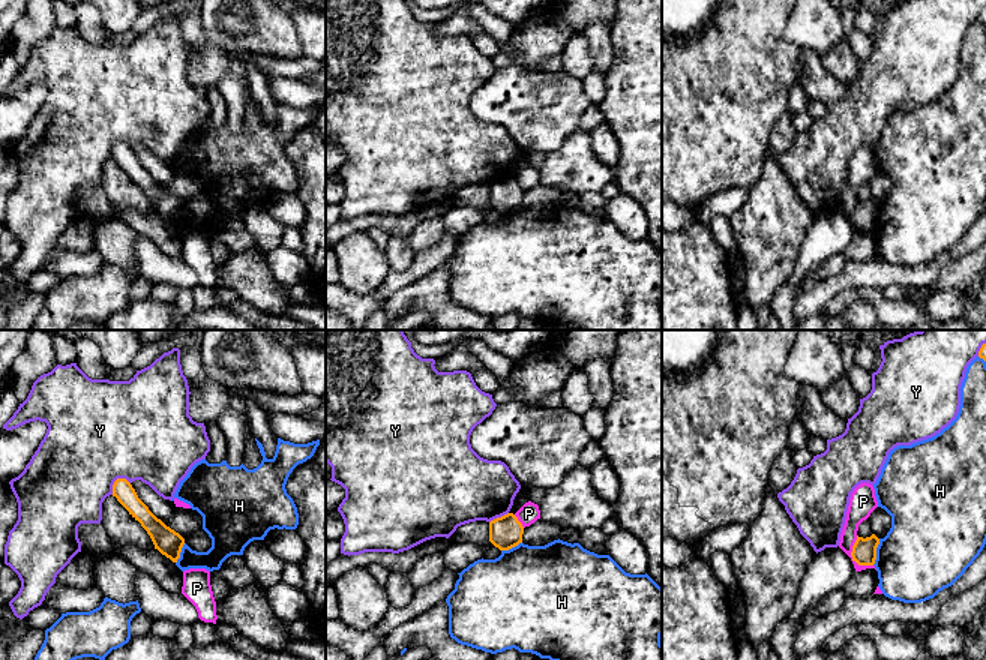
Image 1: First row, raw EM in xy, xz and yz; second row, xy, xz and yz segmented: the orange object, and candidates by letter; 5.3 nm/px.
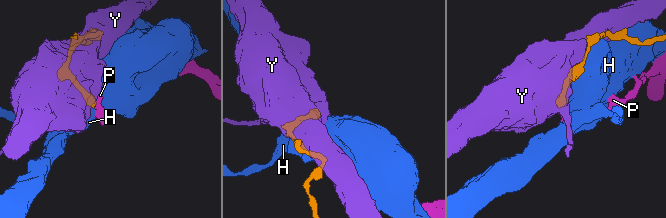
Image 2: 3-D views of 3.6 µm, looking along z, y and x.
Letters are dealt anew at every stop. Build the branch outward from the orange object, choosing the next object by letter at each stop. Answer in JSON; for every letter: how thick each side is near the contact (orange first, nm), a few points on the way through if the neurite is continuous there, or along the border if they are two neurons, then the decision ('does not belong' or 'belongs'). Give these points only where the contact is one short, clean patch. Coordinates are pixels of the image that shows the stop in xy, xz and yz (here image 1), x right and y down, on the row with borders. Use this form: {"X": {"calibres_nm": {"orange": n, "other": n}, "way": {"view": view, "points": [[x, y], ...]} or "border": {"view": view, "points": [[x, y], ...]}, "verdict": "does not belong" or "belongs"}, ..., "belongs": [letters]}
{"H": {"calibres_nm": {"orange": 130, "other": 440}, "verdict": "does not belong"}, "P": {"calibres_nm": {"orange": 130, "other": 120}, "border": {"view": "yz", "points": [[856, 536], [851, 557], [859, 564], [872, 566]]}, "verdict": "does not belong"}, "Y": {"calibres_nm": {"orange": 110, "other": 480}, "verdict": "does not belong"}, "belongs": []}

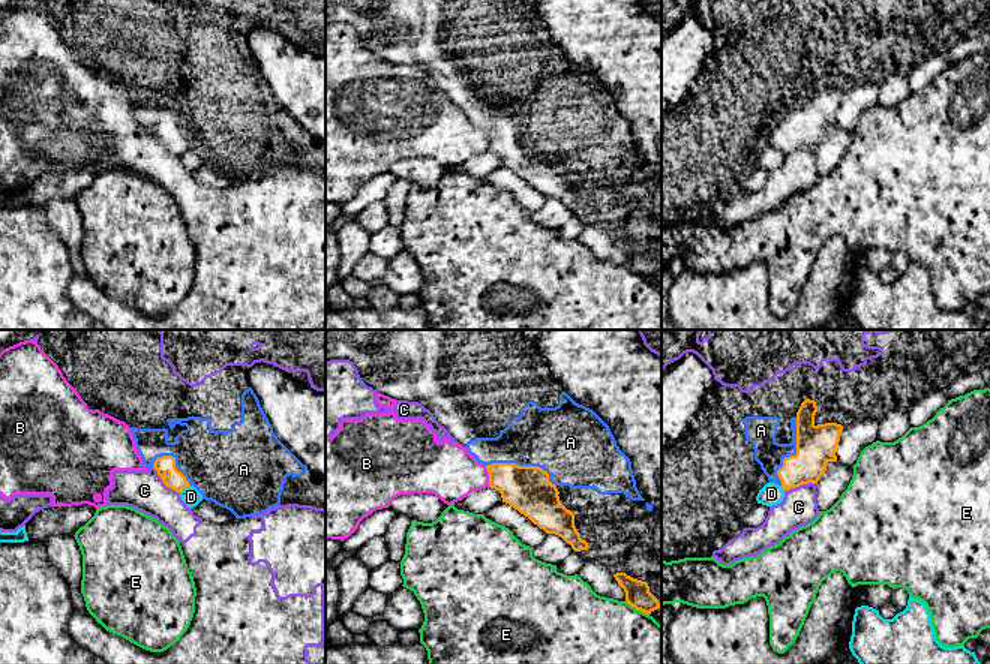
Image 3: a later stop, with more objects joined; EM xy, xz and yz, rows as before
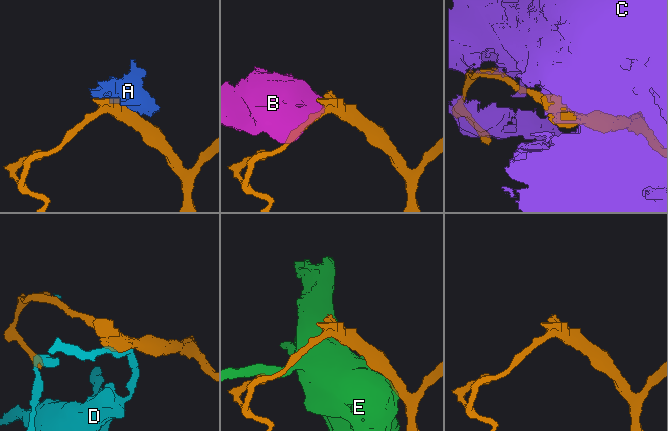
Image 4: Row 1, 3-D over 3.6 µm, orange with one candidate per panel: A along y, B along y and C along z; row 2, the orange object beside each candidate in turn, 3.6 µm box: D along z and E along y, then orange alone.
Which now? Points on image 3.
{"A": {"calibres_nm": {"orange": 240, "other": 380}, "verdict": "belongs"}, "B": {"calibres_nm": {"orange": 240, "other": 300}, "verdict": "does not belong"}, "C": {"calibres_nm": {"orange": 100, "other": 220}, "verdict": "does not belong"}, "D": {"calibres_nm": {"orange": 100, "other": 100}, "verdict": "does not belong"}, "E": {"calibres_nm": {"orange": 140, "other": 360}, "verdict": "does not belong"}, "belongs": ["A"]}

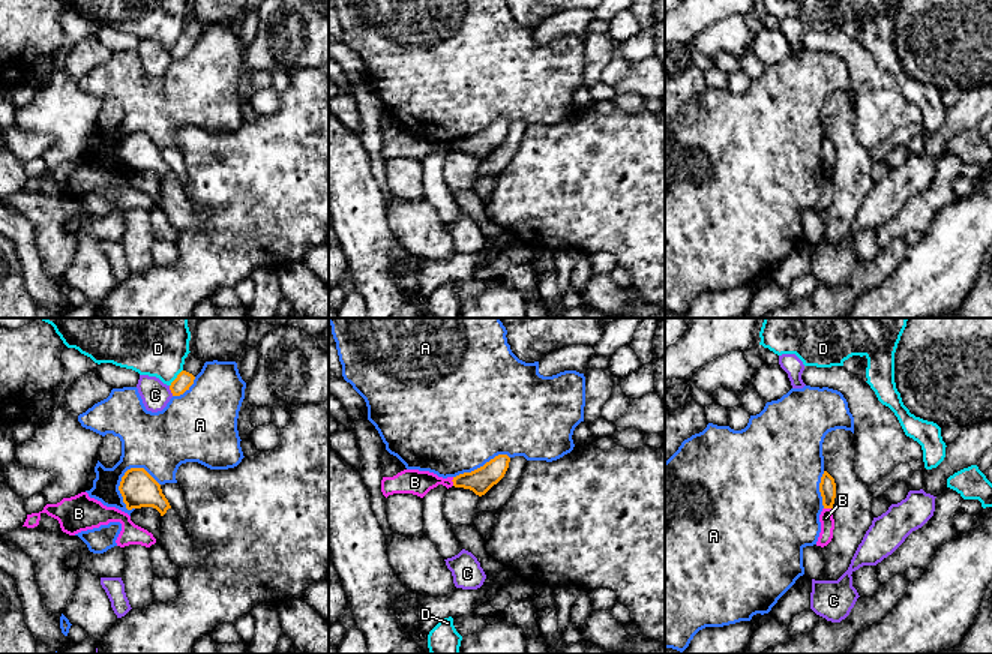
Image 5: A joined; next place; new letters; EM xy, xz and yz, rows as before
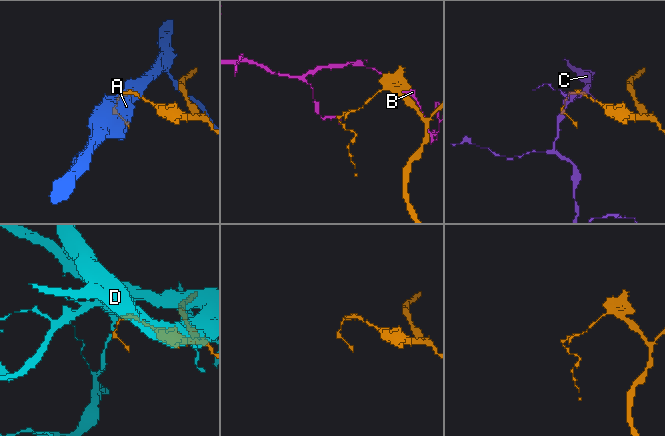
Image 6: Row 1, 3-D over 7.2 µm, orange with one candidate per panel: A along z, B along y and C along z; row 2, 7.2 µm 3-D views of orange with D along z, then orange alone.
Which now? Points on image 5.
{"A": {"calibres_nm": {"orange": 190, "other": 320}, "verdict": "does not belong"}, "B": {"calibres_nm": {"orange": 140, "other": 130}, "verdict": "does not belong"}, "C": {"calibres_nm": {"orange": 90, "other": 150}, "verdict": "does not belong"}, "D": {"calibres_nm": {"orange": 90, "other": 380}, "verdict": "does not belong"}, "belongs": []}

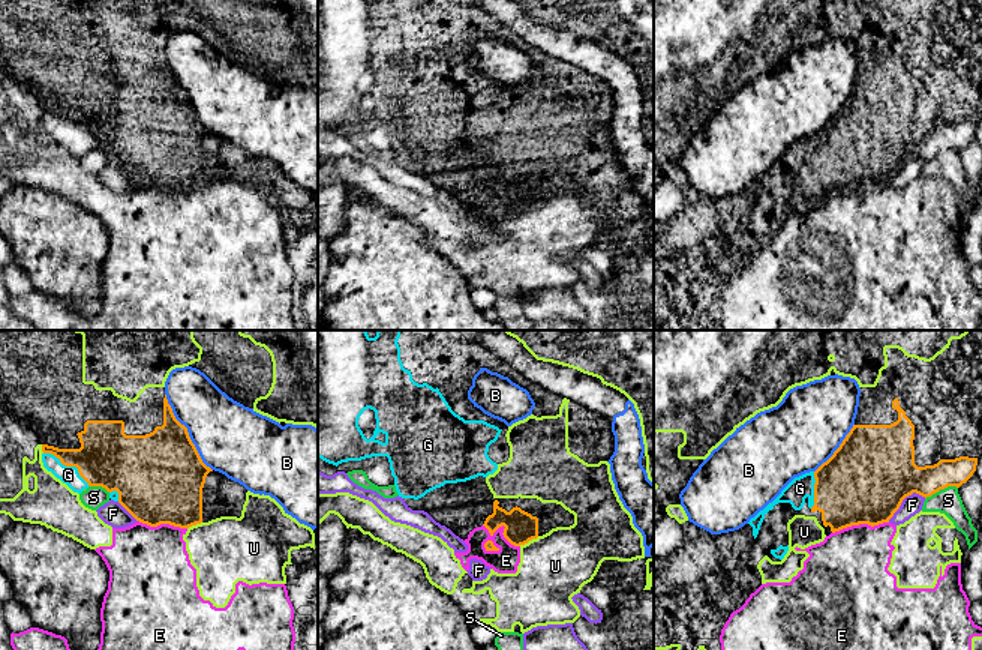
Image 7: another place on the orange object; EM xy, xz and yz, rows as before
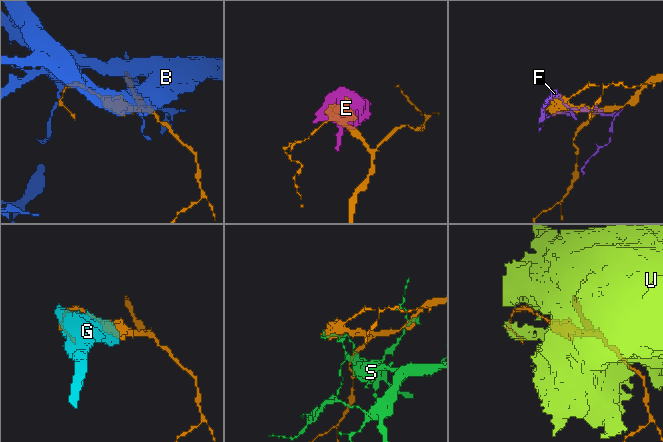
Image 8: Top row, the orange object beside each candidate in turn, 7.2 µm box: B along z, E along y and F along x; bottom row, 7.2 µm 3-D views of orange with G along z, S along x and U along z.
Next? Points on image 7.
{"B": {"calibres_nm": {"orange": 440, "other": 380}, "verdict": "does not belong"}, "E": {"calibres_nm": {"orange": 460, "other": 400}, "border": {"view": "yz", "points": [[888, 521], [873, 526], [852, 524], [832, 533]]}, "verdict": "does not belong"}, "F": {"calibres_nm": {"orange": 460, "other": 110}, "verdict": "does not belong"}, "G": {"calibres_nm": {"orange": 320, "other": 100}, "verdict": "belongs"}, "S": {"calibres_nm": {"orange": 260, "other": 140}, "verdict": "does not belong"}, "U": {"calibres_nm": {"orange": 170, "other": 360}, "verdict": "does not belong"}, "belongs": ["G"]}

